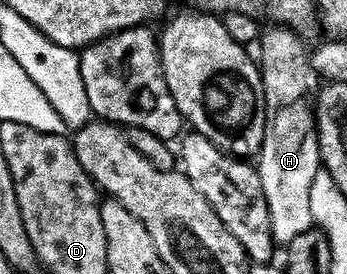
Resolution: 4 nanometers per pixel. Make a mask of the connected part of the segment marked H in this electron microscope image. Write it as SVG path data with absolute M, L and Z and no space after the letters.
M270 26L261 33L262 56L262 89L266 95L266 125L264 126L264 142L256 157L256 167L260 174L260 186L264 186L264 202L268 202L268 218L272 218L272 238L275 245L285 246L300 234L311 231L315 227L312 218L312 181L322 168L320 158L320 142L316 130L314 105L320 87L320 77L314 70L311 57L306 56L303 37L293 32L289 26Z

